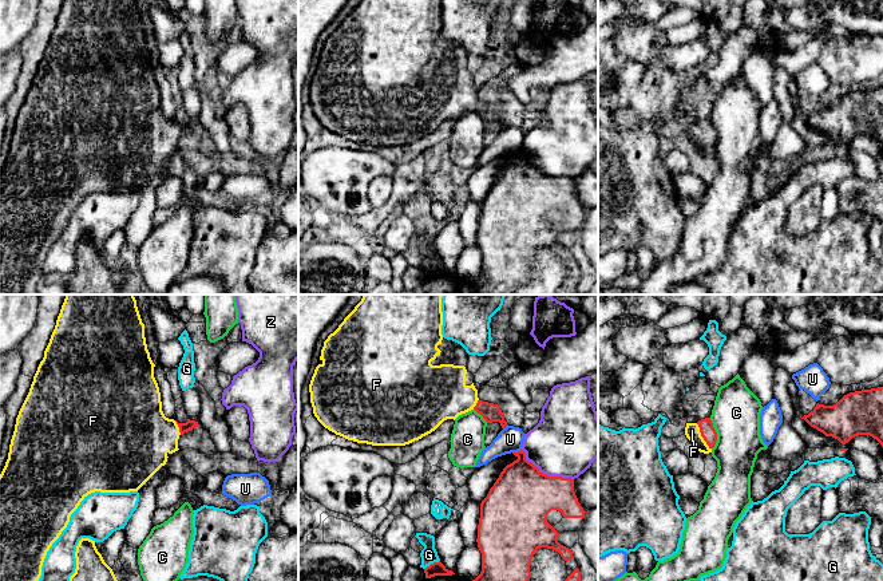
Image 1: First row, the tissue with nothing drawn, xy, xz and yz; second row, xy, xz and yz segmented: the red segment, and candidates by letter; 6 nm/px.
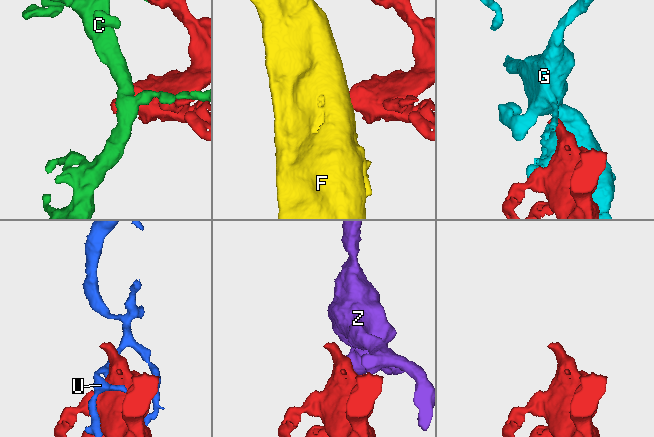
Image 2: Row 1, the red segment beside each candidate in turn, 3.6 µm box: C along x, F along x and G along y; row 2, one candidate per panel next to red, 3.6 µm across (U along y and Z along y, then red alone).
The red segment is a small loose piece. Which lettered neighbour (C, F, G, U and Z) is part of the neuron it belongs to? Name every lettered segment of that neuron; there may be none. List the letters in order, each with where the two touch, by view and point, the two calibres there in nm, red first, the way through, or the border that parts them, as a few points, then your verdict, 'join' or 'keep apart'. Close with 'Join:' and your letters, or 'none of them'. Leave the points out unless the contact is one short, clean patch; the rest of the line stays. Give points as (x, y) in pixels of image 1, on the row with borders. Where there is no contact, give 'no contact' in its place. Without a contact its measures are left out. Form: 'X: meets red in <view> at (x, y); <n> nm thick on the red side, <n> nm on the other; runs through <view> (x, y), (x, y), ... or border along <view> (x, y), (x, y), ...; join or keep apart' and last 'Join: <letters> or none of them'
C: meets red in yz at (716, 434); 90 nm thick on the red side, 280 nm on the other; keep apart
F: meets red in yz at (701, 435); 90 nm thick on the red side, 90 nm on the other; runs through yz (708, 433), (701, 435), (692, 430); join
G: meets red in xz at (431, 564); 80 nm thick on the red side, 100 nm on the other; keep apart
U: meets red in xz at (518, 451); 340 nm thick on the red side, 160 nm on the other; keep apart
Z: meets red in xz at (545, 474); 380 nm thick on the red side, 400 nm on the other; keep apart
Join: F

